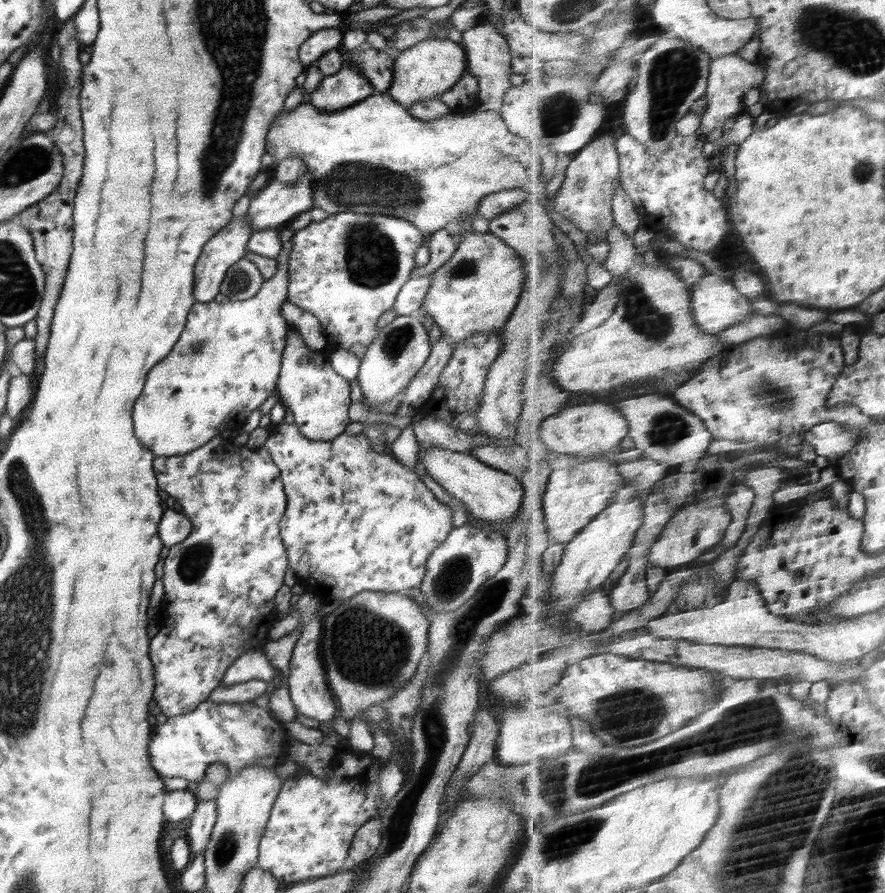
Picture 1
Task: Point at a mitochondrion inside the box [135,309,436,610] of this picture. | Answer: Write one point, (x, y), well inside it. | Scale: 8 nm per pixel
(193, 563)

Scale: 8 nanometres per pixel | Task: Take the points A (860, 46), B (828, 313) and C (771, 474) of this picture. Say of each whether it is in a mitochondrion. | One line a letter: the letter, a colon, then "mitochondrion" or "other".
A: mitochondrion
B: other
C: other

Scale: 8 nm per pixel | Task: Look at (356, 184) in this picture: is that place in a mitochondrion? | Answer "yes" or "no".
yes

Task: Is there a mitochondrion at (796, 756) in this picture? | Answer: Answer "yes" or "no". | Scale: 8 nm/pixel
yes

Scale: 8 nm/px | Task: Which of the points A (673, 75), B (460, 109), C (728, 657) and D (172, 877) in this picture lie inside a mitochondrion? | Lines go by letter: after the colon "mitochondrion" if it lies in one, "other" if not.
A: mitochondrion
B: other
C: other
D: other

